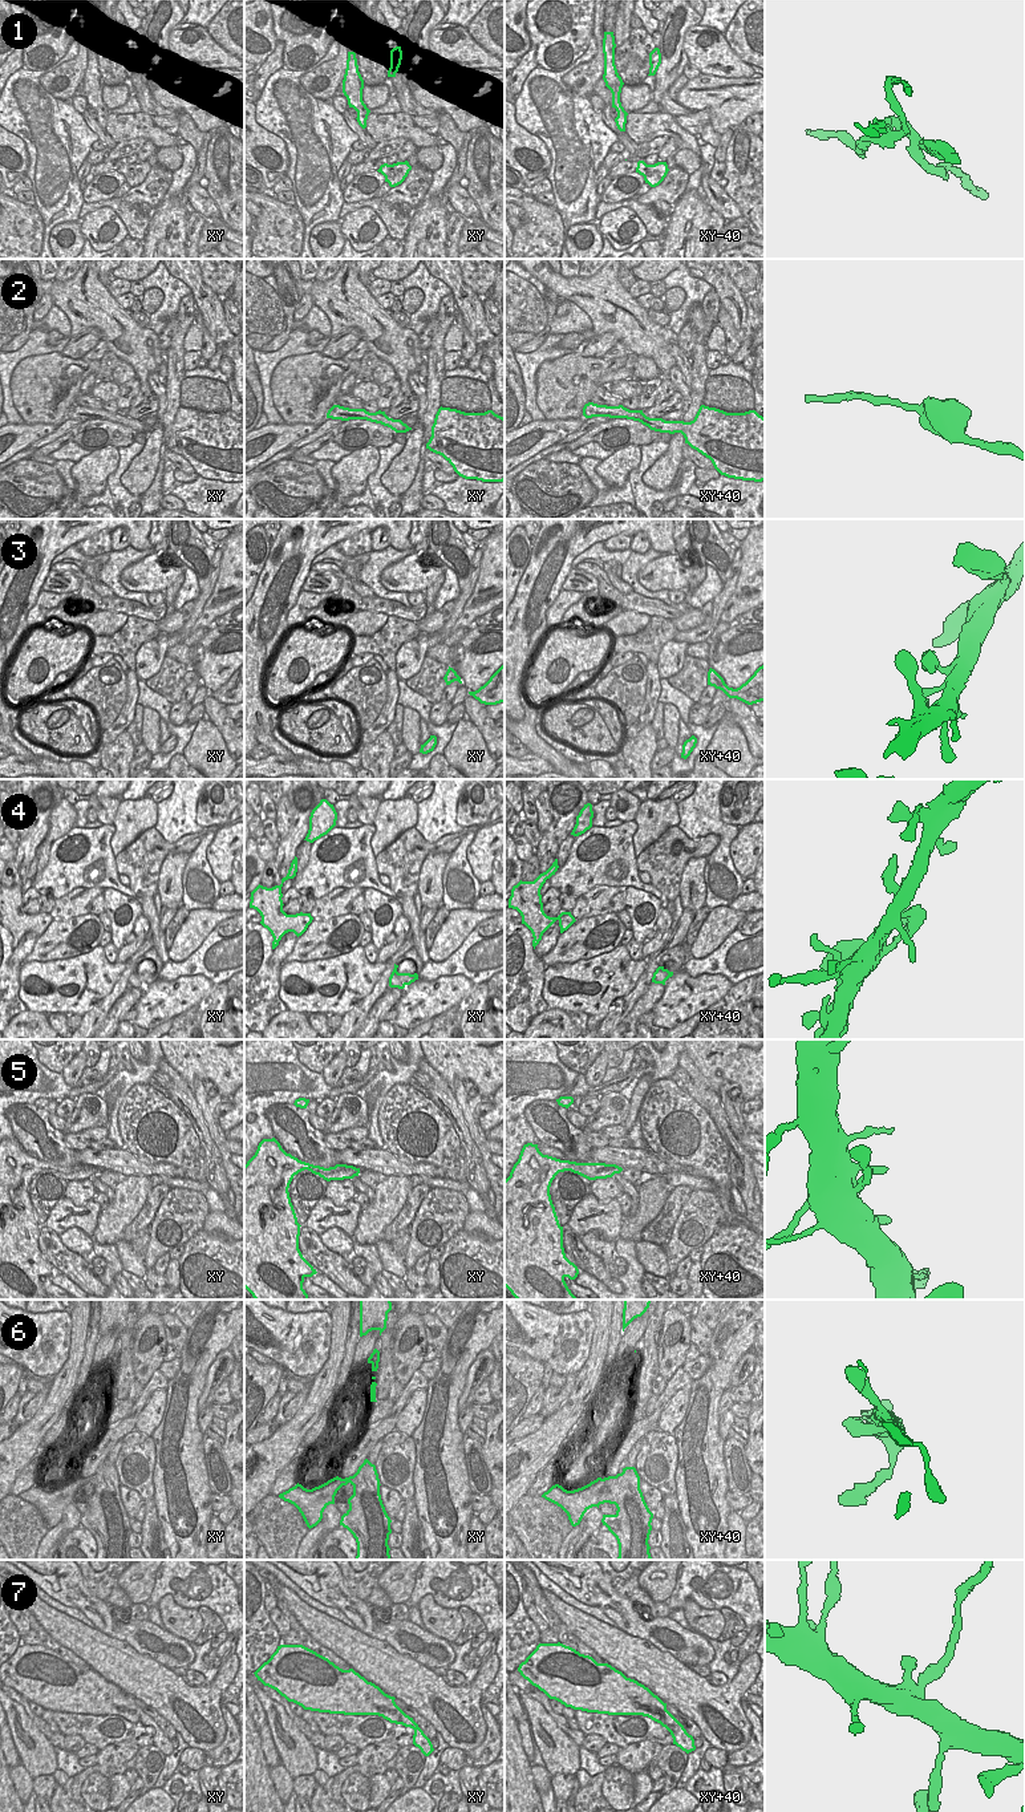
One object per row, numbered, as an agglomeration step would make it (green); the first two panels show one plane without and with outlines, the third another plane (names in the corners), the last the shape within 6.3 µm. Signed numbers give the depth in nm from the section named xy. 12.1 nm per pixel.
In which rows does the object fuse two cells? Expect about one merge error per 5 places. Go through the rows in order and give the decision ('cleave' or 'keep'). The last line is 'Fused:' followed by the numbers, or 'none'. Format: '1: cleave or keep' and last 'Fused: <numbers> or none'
1: cleave
2: keep
3: keep
4: keep
5: keep
6: keep
7: cleave
Fused: 1, 7

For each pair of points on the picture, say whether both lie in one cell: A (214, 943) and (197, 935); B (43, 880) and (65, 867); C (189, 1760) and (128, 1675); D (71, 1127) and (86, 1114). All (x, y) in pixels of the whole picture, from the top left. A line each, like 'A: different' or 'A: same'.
A: different
B: same
C: different
D: same

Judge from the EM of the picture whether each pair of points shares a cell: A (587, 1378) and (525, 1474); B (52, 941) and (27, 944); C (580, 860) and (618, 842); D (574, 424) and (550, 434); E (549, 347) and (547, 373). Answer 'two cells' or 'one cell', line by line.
A: one cell
B: two cells
C: one cell
D: one cell
E: two cells

